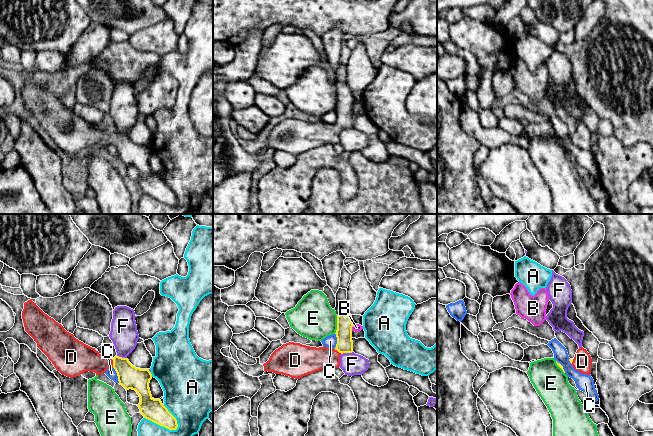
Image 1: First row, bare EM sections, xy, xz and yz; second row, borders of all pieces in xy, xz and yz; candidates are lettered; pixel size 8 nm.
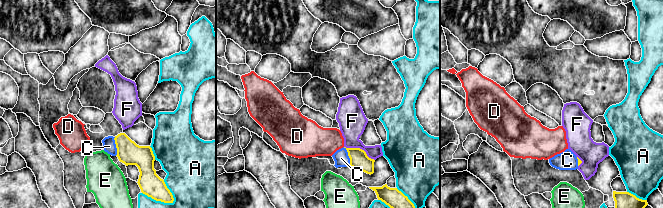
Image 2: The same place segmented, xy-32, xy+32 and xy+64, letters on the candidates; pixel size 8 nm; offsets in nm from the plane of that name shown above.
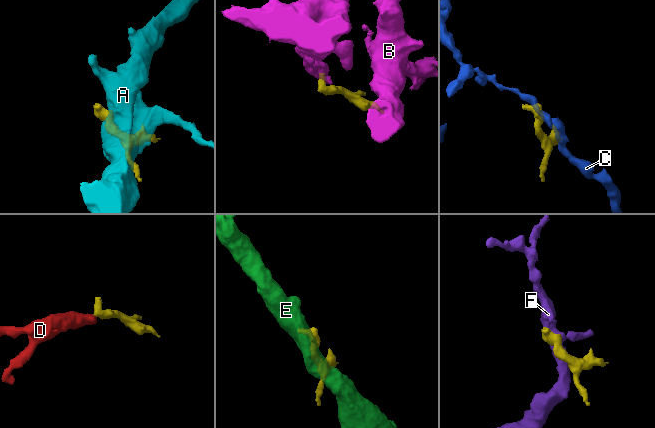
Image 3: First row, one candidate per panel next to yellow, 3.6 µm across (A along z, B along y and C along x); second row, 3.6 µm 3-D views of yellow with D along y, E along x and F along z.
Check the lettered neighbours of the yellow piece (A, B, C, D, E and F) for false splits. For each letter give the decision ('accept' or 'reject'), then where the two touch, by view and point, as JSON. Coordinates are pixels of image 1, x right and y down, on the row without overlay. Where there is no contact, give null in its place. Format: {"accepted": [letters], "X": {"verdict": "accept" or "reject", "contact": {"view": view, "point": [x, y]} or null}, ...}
{"accepted": ["D"], "A": {"verdict": "reject", "contact": {"view": "xy", "point": [161, 201]}}, "B": {"verdict": "reject", "contact": {"view": "xz", "point": [352, 102]}}, "C": {"verdict": "reject", "contact": {"view": "xy", "point": [117, 151]}}, "D": {"verdict": "accept", "contact": {"view": "xy", "point": [113, 139]}}, "E": {"verdict": "reject", "contact": {"view": "xz", "point": [337, 101]}}, "F": {"verdict": "reject", "contact": {"view": "xz", "point": [346, 128]}}}

